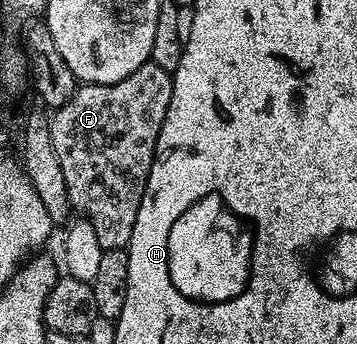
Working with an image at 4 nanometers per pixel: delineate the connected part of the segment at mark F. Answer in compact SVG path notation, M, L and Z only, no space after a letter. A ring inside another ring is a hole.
M149 62L142 66L138 66L138 70L134 70L134 74L130 74L126 78L122 78L122 82L114 82L113 84L80 84L74 95L70 98L70 102L66 102L66 106L55 109L55 111L51 113L52 120L49 119L47 121L48 140L52 143L52 149L58 158L58 166L62 166L62 178L66 182L68 203L75 211L77 208L77 213L83 214L88 218L90 225L94 226L94 231L97 234L103 249L127 249L130 238L134 234L134 222L138 218L138 206L144 197L146 182L148 181L148 175L152 169L152 164L156 161L158 134L162 130L164 119L166 118L166 110L170 106L170 98L172 97L172 78L173 73L162 70L162 66Z

